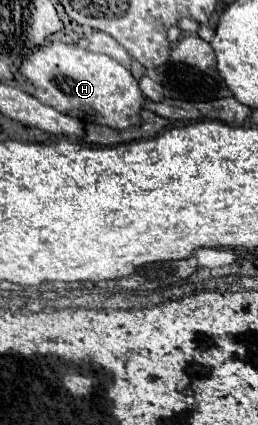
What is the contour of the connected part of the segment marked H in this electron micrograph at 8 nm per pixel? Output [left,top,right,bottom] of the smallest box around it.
[19,42,145,130]

